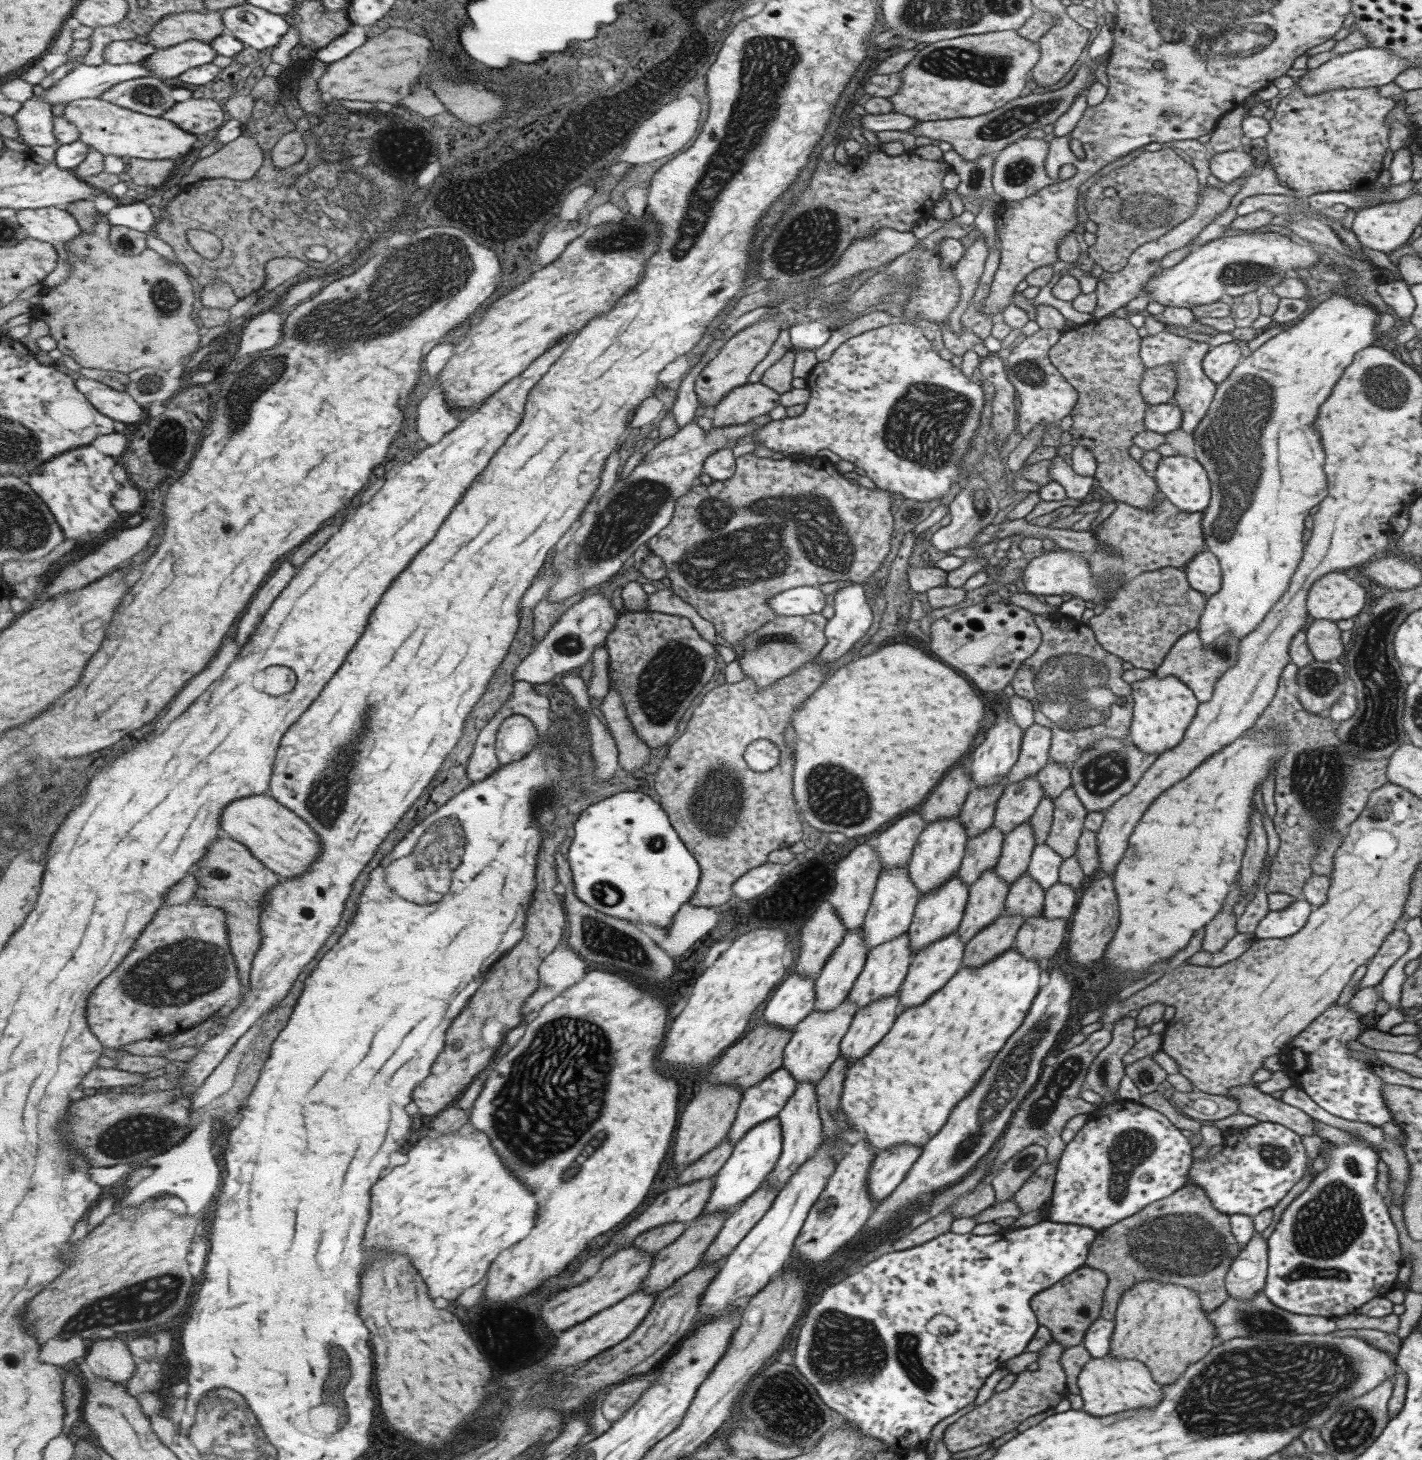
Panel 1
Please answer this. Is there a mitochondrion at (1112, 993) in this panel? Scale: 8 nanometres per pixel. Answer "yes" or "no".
no

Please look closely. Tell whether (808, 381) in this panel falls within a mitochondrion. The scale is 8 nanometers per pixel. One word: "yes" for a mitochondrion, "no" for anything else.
no

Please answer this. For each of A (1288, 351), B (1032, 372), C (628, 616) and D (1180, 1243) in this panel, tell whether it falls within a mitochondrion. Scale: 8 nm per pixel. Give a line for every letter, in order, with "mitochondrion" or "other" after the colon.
A: other
B: mitochondrion
C: other
D: mitochondrion

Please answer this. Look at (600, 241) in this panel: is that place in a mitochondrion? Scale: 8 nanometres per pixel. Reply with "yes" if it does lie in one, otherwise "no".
yes

